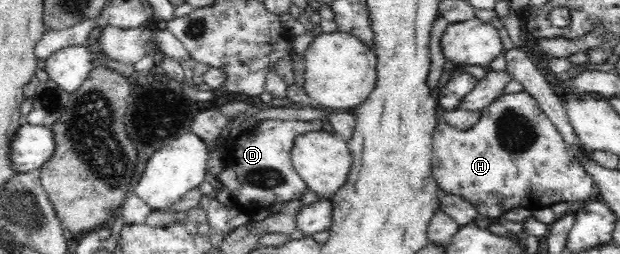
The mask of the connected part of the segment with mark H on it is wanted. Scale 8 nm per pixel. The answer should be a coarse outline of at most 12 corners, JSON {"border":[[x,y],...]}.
{"border":[[527,91],[432,137],[438,189],[491,221],[596,189]]}

